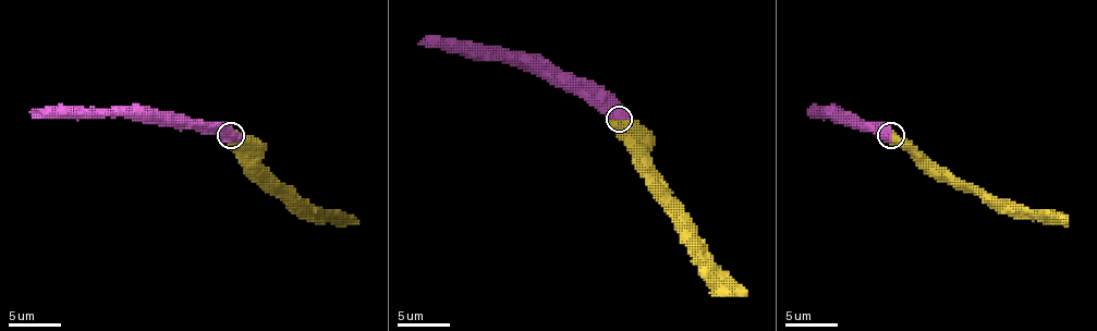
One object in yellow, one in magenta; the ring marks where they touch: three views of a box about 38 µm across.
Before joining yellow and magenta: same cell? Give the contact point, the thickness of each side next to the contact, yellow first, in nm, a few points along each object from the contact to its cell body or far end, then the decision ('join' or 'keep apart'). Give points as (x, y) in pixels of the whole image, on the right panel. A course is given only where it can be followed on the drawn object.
(890, 135) | 700/500 nm | yellow via (890, 136), (922, 166), (953, 175), (1003, 203), (1049, 210), (1068, 221) | magenta via (890, 136), (842, 114), (816, 112) | join

